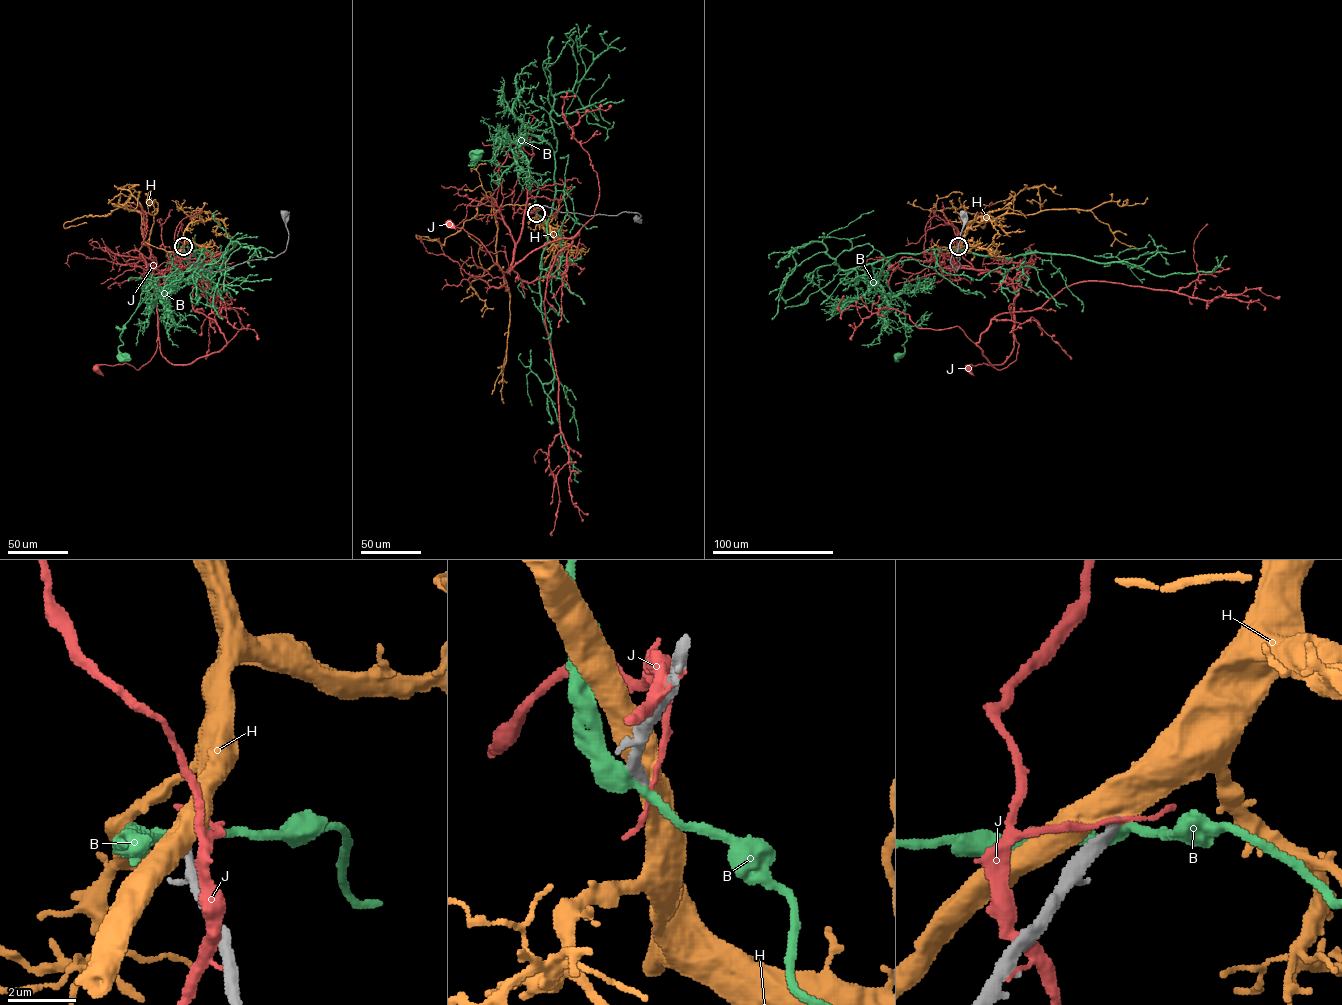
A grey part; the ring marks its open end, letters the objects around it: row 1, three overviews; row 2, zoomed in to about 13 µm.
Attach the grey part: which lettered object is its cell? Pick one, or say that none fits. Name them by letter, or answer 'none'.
H

